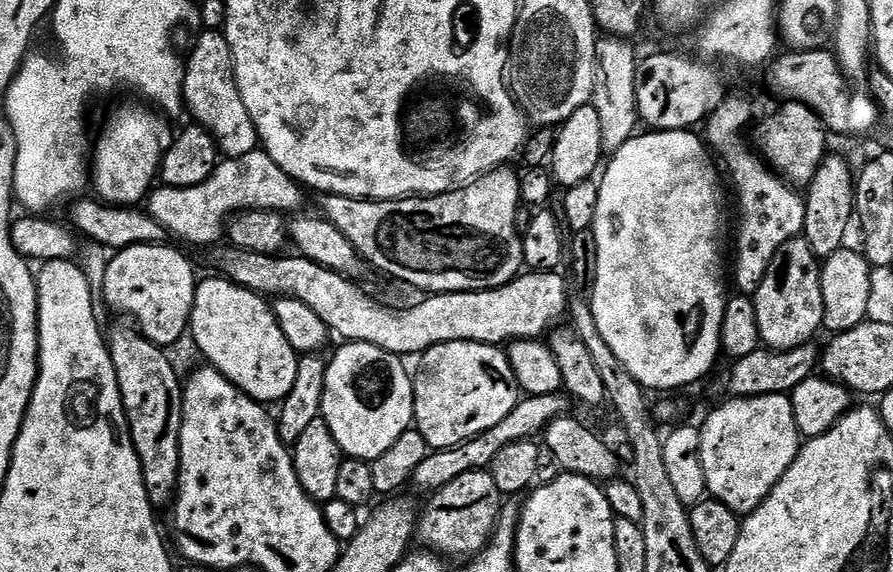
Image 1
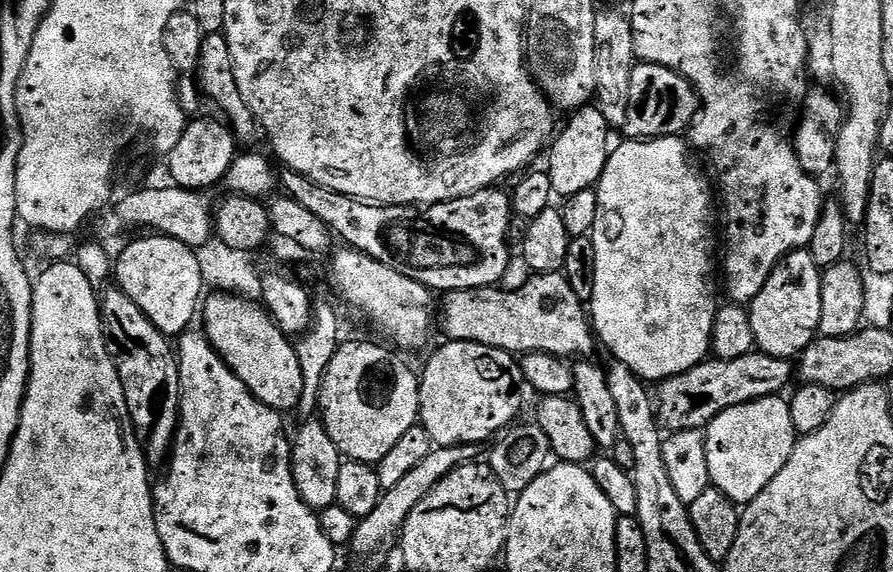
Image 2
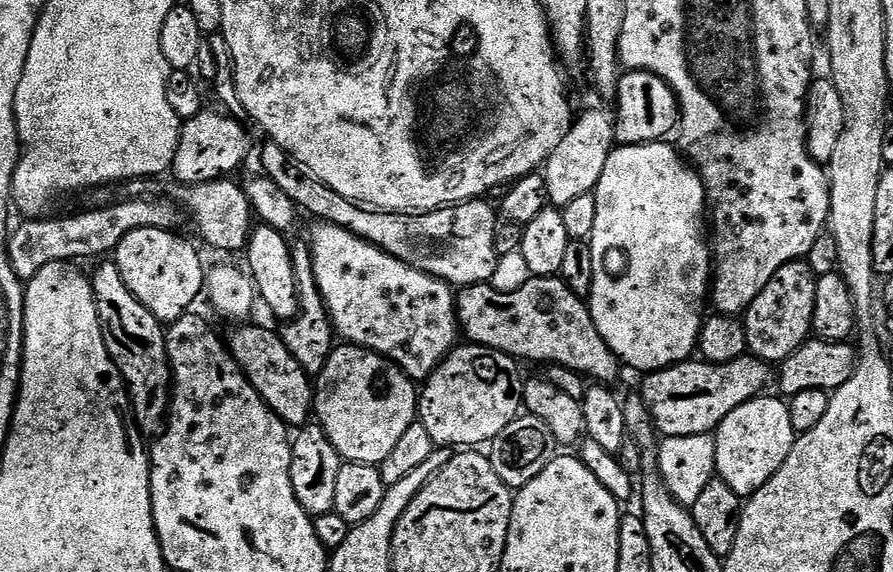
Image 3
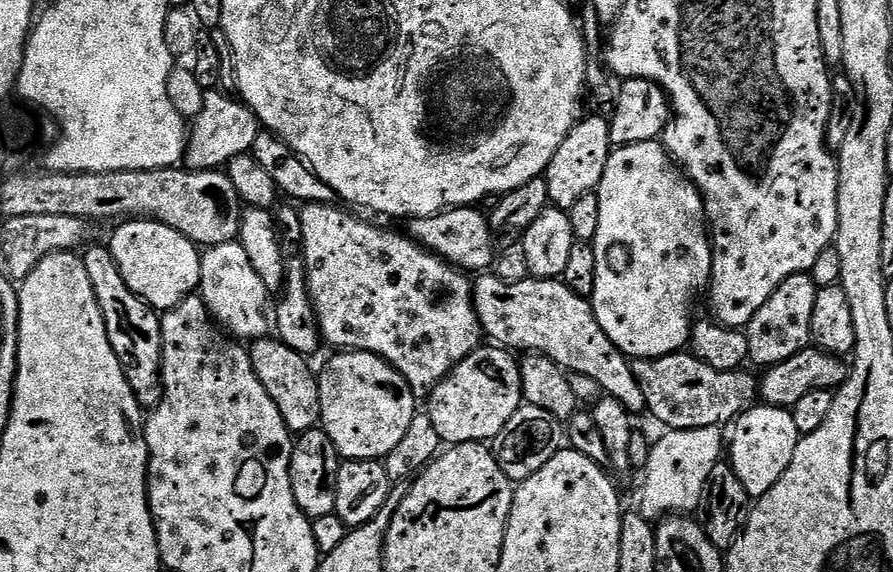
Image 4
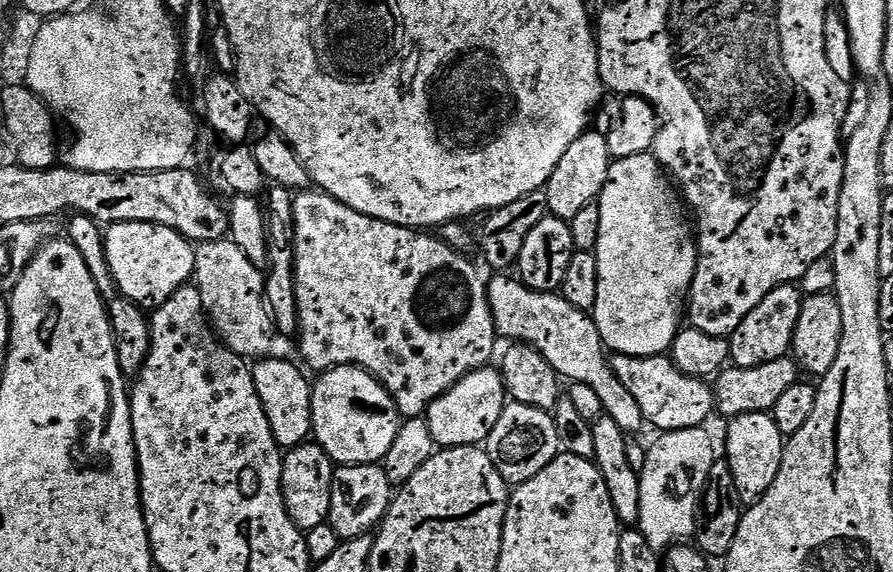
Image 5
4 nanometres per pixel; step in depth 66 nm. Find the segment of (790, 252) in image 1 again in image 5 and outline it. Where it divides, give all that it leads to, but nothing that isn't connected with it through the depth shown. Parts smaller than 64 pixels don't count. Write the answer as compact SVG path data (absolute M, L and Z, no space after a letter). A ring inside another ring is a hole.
M783 284L770 290L770 294L766 294L750 314L746 314L744 321L732 333L731 363L738 368L753 368L789 355L804 301L805 297L796 284Z

